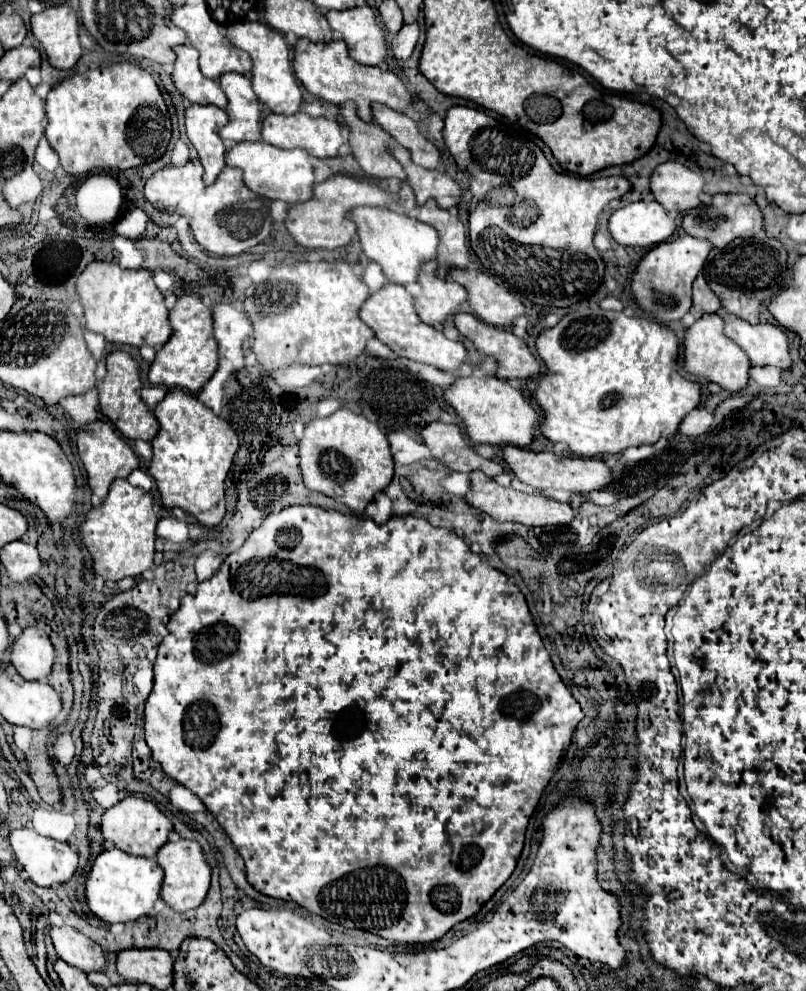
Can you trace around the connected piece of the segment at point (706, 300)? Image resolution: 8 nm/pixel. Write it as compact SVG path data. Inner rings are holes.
M698 276L694 282L694 296L692 296L692 308L690 308L692 316L700 318L706 312L718 312L720 306L722 306L720 300L712 292L712 288L704 280L704 276Z

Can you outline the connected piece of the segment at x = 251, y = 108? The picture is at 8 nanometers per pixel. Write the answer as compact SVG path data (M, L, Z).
M224 74L220 76L220 86L228 96L228 126L220 130L222 140L244 142L250 136L260 136L260 102L252 90L252 80L244 74Z

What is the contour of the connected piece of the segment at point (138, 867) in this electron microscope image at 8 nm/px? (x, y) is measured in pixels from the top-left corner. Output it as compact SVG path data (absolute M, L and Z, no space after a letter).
M118 848L104 850L92 864L92 870L86 880L86 898L90 910L104 922L134 922L146 916L156 900L160 900L164 872L154 858L142 858L126 854Z

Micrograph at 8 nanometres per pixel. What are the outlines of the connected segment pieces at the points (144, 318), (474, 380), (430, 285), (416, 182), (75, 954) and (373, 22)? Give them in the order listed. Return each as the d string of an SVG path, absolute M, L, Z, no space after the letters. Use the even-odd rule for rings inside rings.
M92 262L76 282L86 314L86 328L102 334L108 342L160 348L172 336L164 294L156 288L150 270L122 270L116 262Z
M486 358L466 378L458 378L448 390L446 400L454 406L458 416L464 420L464 430L474 444L494 446L528 446L534 440L534 432L540 426L542 414L534 402L530 402L522 390L510 386L508 380L496 376L496 360Z
M436 260L420 270L420 286L424 294L416 298L416 312L420 314L420 320L430 326L442 324L448 316L458 314L468 302L468 292L460 284L436 274Z
M392 144L392 156L404 166L418 204L426 204L426 200L434 198L440 208L448 210L458 206L462 198L462 188L450 176L438 170L426 170L414 164L410 152L400 144Z
M62 926L62 928L52 928L50 930L54 948L58 952L58 956L68 962L70 966L90 974L90 972L102 972L106 968L106 954L104 950L90 940L88 936L76 932L70 926Z
M356 6L352 10L328 10L326 18L348 44L352 58L364 66L382 64L390 50L386 44L386 28L382 18L370 6Z

